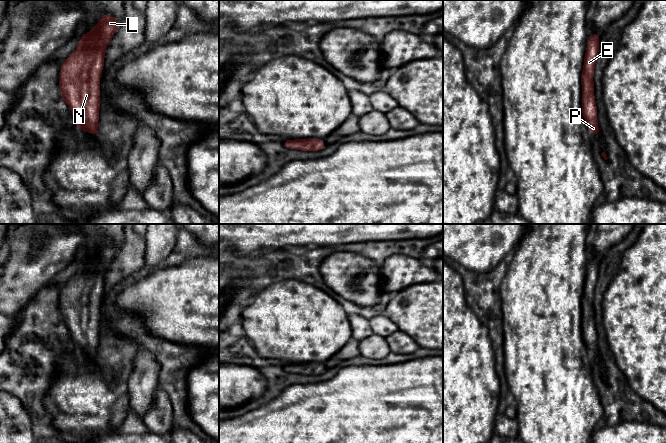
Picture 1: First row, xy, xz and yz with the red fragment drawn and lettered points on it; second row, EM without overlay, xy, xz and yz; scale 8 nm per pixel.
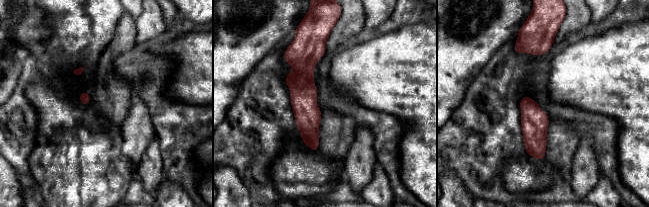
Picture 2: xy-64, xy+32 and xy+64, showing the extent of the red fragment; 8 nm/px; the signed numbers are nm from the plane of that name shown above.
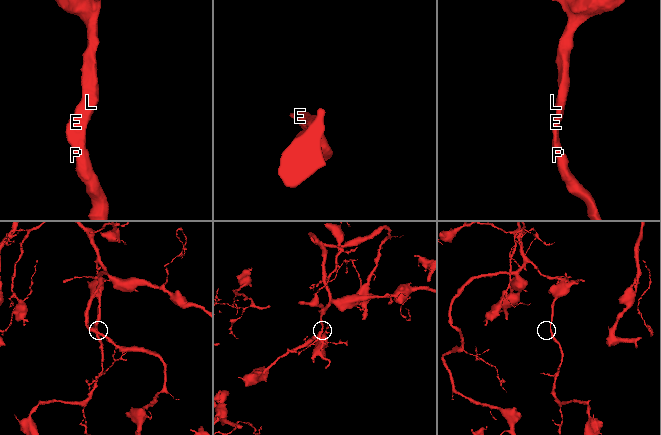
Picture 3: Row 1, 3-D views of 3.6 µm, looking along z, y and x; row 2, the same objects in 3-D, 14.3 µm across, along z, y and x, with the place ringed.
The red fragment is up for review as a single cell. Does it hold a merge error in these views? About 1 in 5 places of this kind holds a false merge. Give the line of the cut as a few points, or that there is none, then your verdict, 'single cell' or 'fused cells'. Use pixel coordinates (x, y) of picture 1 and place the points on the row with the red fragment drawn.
cut none; single cell

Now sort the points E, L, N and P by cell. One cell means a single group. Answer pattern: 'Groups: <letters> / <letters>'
Groups: E L N P

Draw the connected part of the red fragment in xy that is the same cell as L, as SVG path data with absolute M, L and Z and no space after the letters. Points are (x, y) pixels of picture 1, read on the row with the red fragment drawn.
M110 14L79 39L78 47L61 65L59 86L63 101L70 106L77 127L98 136L100 77L105 50L120 26Z

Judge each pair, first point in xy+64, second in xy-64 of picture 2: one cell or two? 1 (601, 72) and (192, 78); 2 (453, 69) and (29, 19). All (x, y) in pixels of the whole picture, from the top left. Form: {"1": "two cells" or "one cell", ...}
{"1": "one cell", "2": "one cell"}

